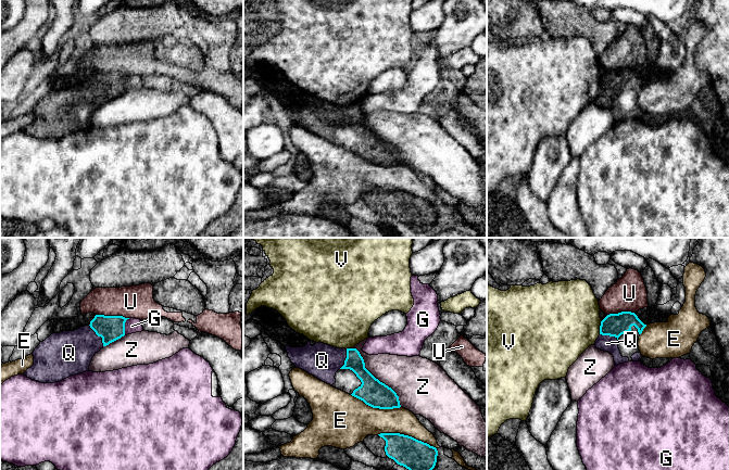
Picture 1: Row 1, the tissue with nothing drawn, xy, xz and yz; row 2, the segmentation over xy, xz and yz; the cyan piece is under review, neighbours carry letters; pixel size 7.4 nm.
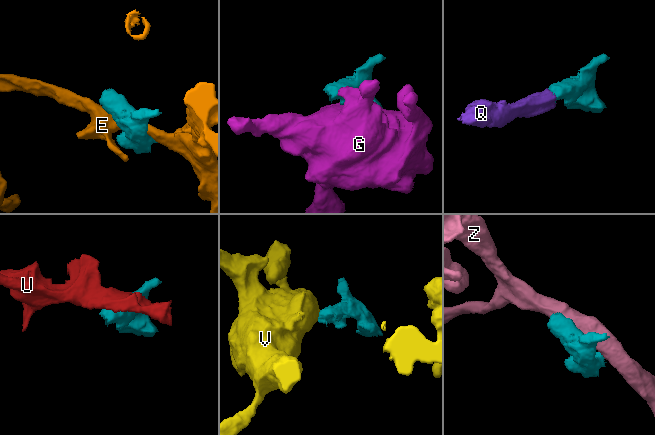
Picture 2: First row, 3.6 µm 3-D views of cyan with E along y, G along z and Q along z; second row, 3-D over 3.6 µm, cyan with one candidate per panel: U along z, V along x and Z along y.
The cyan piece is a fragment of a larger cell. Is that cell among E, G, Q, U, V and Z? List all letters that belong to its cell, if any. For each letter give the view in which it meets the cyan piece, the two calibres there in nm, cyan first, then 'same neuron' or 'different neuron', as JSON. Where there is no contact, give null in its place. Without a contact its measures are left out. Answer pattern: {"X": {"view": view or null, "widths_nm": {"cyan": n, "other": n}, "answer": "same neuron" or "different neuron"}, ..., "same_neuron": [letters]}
{"E": {"view": "xz", "widths_nm": {"cyan": 240, "other": 190}, "answer": "different neuron"}, "G": {"view": "xy", "widths_nm": {"cyan": 190, "other": 110}, "answer": "different neuron"}, "Q": {"view": "xy", "widths_nm": {"cyan": 190, "other": 320}, "answer": "same neuron"}, "U": {"view": "xy", "widths_nm": {"cyan": 190, "other": 240}, "answer": "different neuron"}, "V": {"view": "yz", "widths_nm": {"cyan": 180, "other": 480}, "answer": "different neuron"}, "Z": {"view": "xz", "widths_nm": {"cyan": 200, "other": 320}, "answer": "different neuron"}, "same_neuron": ["Q"]}

